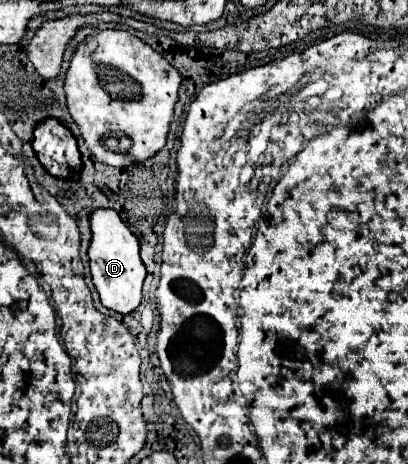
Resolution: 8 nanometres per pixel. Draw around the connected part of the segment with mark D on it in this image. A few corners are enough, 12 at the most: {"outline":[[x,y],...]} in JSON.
{"outline":[[93,209],[89,263],[103,307],[131,313],[147,275],[113,209]]}

